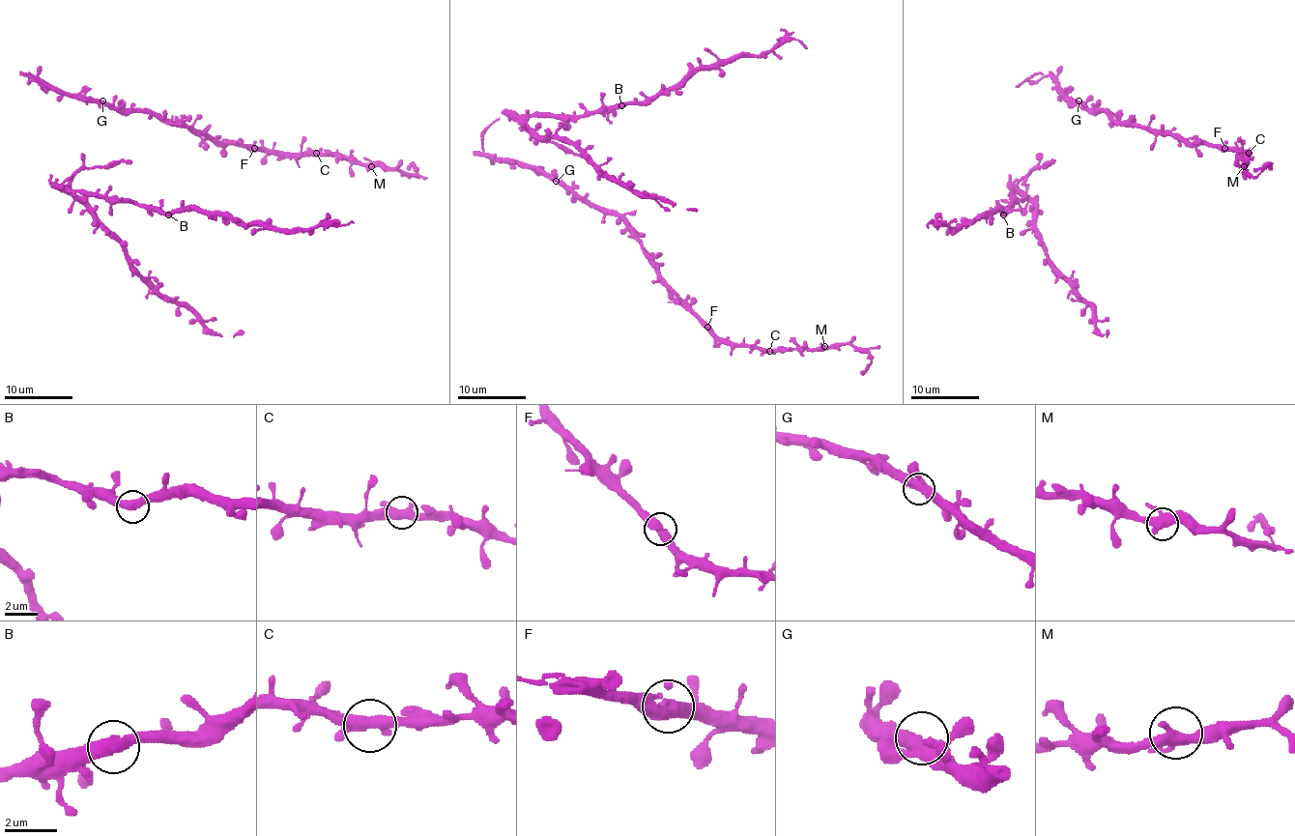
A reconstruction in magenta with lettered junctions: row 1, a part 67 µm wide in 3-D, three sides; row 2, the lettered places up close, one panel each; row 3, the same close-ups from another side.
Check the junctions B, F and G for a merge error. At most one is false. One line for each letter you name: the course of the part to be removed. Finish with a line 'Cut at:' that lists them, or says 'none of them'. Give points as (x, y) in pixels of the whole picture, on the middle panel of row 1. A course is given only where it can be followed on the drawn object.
Cut at: none of them

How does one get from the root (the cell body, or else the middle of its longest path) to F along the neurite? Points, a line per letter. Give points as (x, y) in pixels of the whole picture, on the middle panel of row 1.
F: (556, 176), (579, 196), (611, 210), (641, 245), (657, 277), (707, 327)

